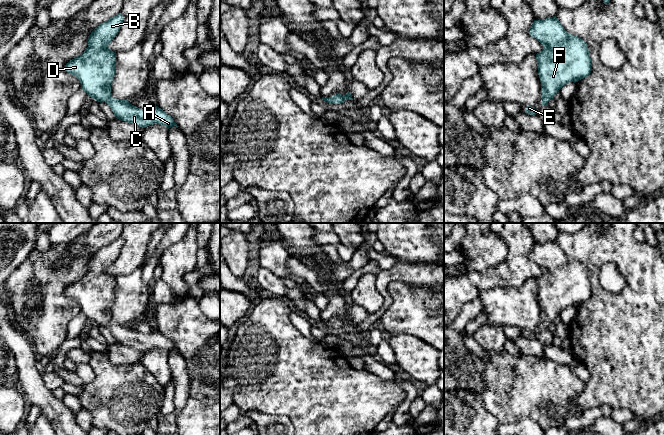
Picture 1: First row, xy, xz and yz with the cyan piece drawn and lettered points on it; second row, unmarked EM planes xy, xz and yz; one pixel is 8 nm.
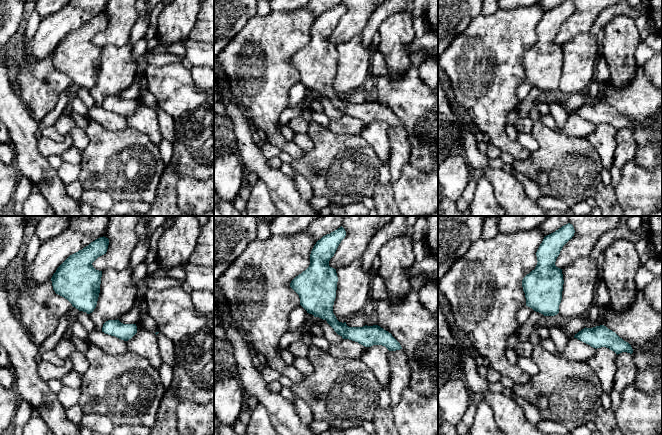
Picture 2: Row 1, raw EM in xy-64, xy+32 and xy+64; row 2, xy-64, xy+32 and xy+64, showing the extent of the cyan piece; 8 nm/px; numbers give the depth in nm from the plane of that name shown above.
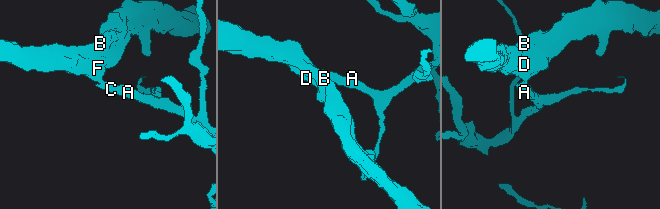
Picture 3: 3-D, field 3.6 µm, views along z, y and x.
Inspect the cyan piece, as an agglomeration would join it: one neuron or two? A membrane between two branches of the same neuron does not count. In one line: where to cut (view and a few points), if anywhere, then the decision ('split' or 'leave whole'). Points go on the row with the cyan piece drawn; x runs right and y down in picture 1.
cut none; leave whole

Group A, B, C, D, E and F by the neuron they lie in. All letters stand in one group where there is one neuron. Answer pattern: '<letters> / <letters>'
A B C D E F

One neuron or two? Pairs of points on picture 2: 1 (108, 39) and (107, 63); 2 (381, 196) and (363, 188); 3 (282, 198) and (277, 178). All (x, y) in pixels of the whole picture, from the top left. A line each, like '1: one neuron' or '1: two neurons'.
1: two neurons
2: two neurons
3: one neuron

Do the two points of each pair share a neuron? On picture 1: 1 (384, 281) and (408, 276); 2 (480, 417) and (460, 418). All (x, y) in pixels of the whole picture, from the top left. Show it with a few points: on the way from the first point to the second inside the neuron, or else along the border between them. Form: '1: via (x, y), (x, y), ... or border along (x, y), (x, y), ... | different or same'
1: via (390, 277), (402, 276) | same
2: via (475, 418), (465, 418) | same

